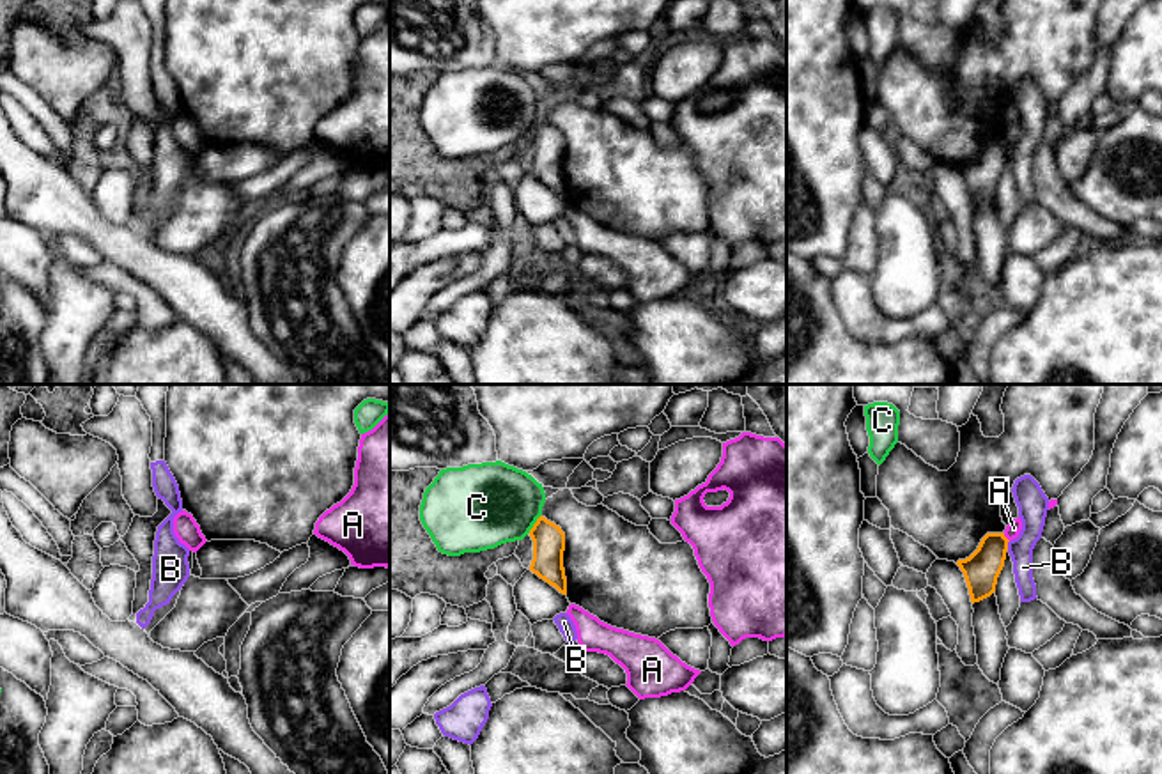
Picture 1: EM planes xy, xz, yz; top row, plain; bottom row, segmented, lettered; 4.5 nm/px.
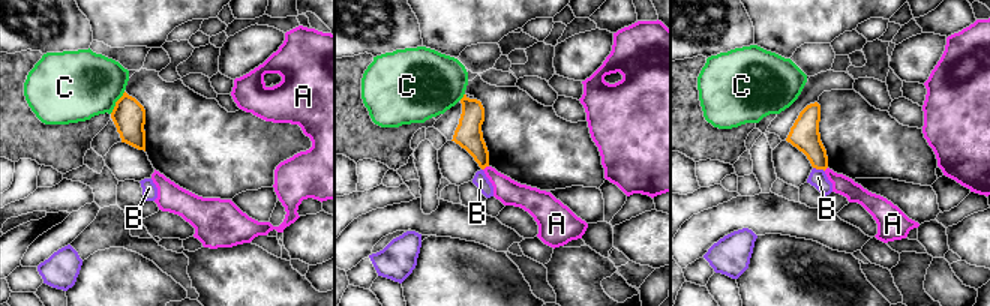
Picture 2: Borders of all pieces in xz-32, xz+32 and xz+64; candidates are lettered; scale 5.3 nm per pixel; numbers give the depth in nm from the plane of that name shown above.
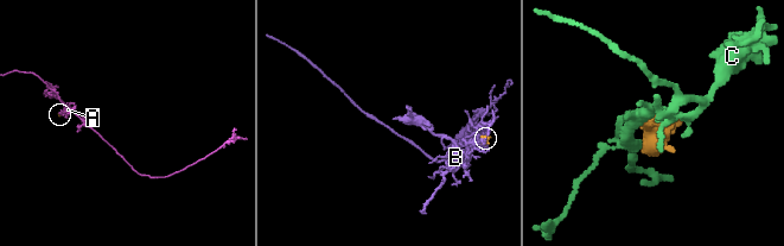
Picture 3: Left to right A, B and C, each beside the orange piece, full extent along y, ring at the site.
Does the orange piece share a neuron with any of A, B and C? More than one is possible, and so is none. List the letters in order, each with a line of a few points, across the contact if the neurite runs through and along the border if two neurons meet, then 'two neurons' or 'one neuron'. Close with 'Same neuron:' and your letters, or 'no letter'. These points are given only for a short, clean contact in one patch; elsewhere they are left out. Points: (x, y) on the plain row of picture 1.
A: line yz (1003, 137), (1008, 144); two neurons
B: two neurons
C: line xz (541, 117), (528, 135); two neurons
Same neuron: no letter

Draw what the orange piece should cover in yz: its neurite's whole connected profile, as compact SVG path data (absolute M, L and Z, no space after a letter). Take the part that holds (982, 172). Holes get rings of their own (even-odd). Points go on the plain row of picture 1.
M987 136L969 161L957 165L964 175L972 207L995 195L997 181L1004 170L1008 145L1004 136Z

